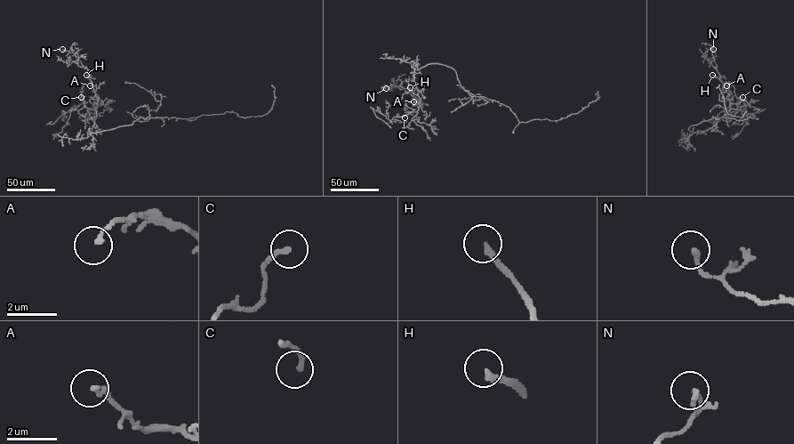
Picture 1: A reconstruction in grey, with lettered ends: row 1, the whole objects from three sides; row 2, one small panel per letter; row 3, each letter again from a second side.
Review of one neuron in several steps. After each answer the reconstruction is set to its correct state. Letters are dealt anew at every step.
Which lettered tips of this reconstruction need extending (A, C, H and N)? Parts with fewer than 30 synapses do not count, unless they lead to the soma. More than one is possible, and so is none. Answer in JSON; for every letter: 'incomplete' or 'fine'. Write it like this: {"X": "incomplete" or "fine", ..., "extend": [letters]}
{"A": "fine", "C": "fine", "H": "incomplete", "N": "fine", "extend": ["H"]}

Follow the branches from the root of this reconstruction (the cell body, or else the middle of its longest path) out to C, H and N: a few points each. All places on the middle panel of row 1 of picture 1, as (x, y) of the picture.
C: (460, 84), (455, 71), (444, 65), (416, 69), (420, 105), (405, 117)
H: (460, 84), (453, 68), (433, 63), (413, 72), (421, 105), (410, 87)
N: (460, 84), (453, 68), (433, 63), (413, 72), (421, 105), (410, 91), (397, 87), (386, 88)

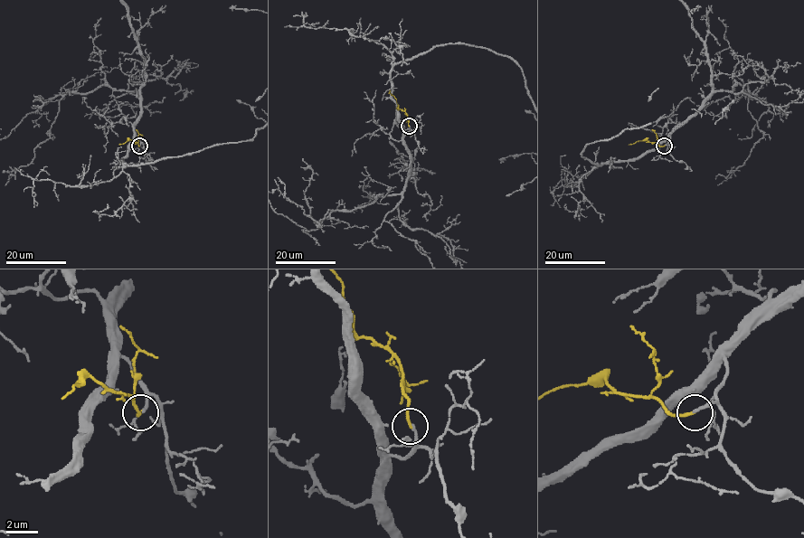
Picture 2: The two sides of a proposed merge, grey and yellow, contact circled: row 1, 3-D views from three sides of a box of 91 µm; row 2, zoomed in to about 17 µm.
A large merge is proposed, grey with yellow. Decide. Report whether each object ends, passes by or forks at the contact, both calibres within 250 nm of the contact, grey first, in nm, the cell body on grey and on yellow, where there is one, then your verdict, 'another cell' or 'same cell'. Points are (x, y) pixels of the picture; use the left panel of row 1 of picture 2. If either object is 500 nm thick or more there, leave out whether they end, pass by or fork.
grey passes by | yellow ends | 120/190 nm | grey none | yellow none | same cell

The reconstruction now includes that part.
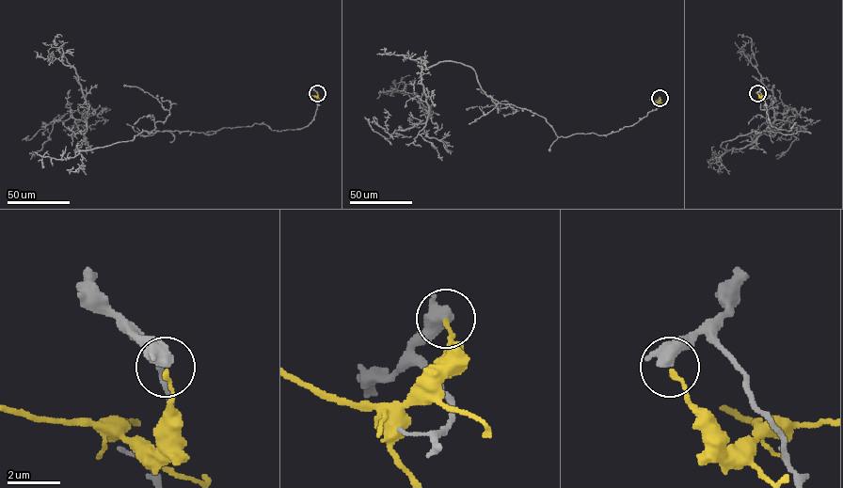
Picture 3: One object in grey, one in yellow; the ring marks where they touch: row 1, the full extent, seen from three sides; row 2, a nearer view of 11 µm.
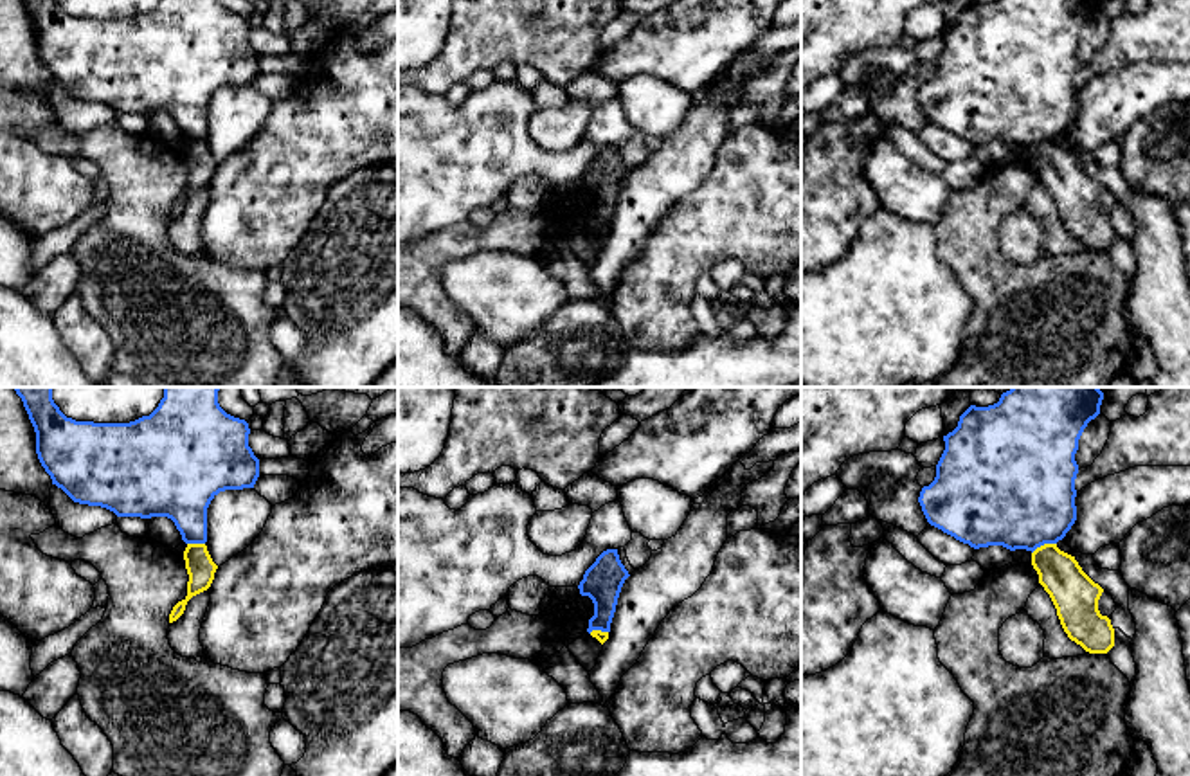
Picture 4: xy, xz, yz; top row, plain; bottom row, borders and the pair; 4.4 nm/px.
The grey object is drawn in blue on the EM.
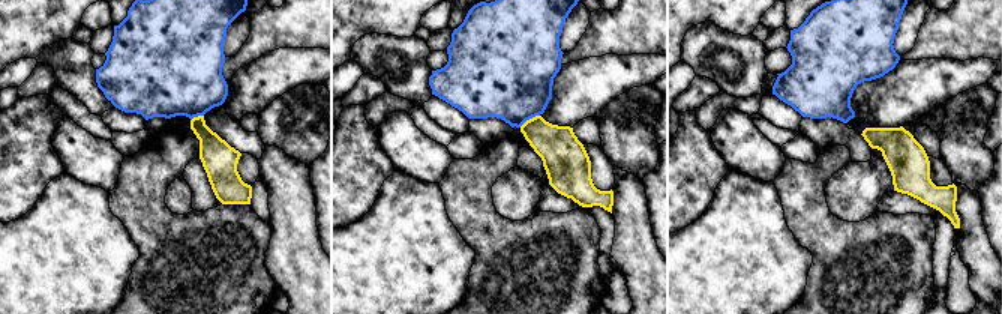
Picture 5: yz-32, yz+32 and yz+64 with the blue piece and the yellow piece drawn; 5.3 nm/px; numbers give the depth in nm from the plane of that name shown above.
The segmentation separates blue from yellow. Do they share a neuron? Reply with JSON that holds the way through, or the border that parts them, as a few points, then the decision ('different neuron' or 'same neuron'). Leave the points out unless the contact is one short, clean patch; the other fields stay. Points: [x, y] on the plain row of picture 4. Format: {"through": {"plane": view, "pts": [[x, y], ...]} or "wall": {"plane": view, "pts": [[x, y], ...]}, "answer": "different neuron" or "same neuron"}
{"wall": {"plane": "yz", "pts": [[1055, 139], [1045, 139], [1032, 150]]}, "answer": "different neuron"}

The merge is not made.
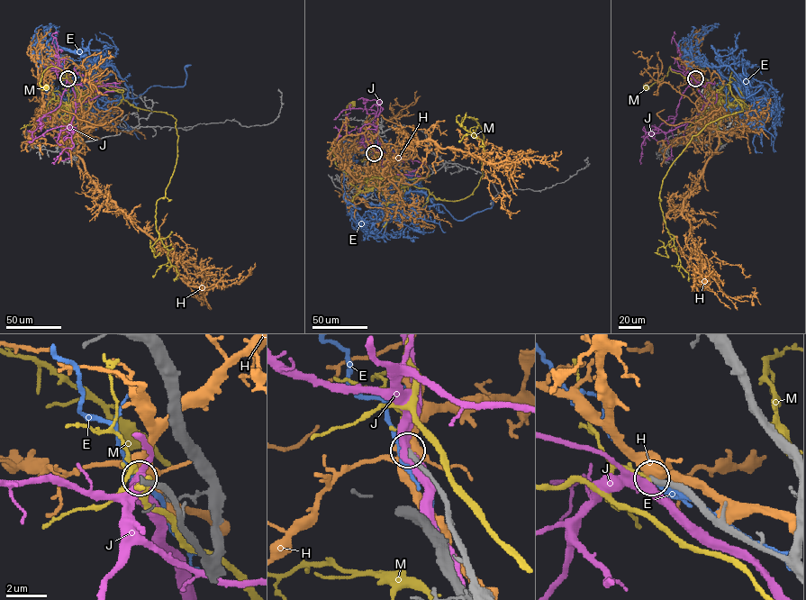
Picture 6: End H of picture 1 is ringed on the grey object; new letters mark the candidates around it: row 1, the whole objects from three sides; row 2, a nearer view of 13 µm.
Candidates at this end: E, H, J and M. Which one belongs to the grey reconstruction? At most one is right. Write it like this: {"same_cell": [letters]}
{"same_cell": []}

